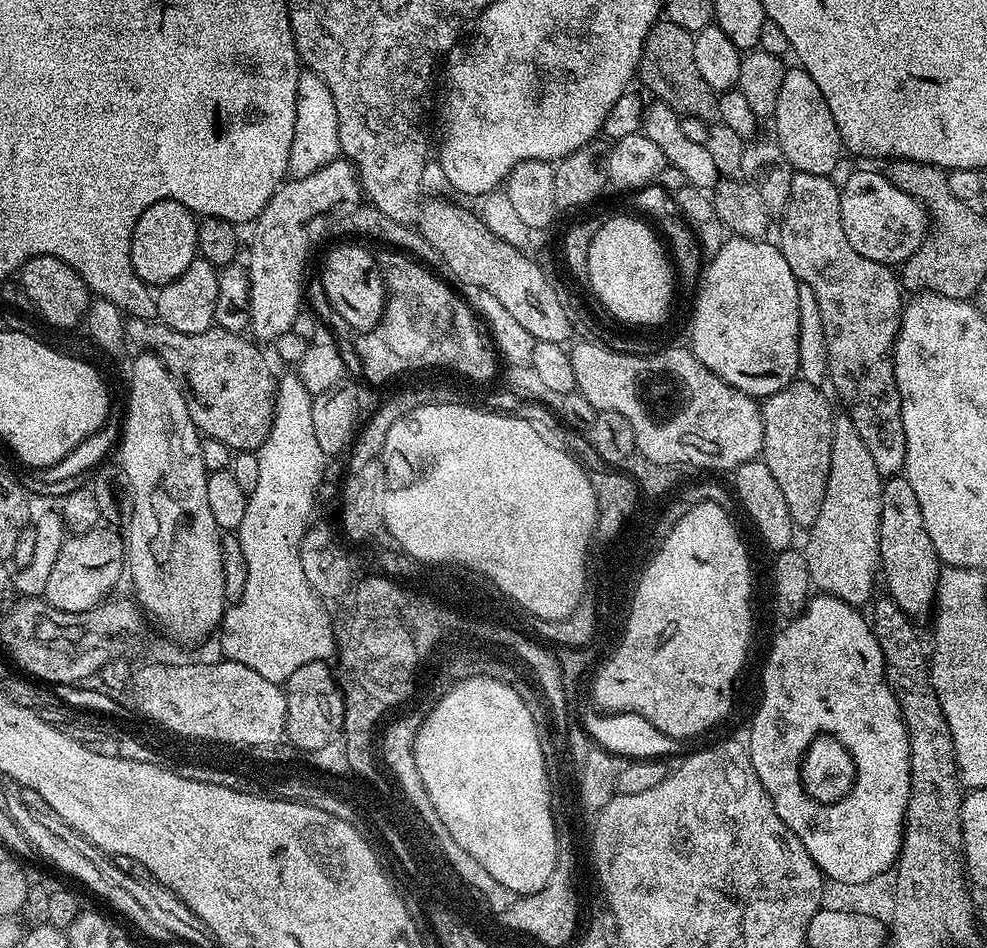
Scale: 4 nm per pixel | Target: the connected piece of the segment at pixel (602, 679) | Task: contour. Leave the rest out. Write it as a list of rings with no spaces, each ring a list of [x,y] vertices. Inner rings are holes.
[[[702,501],[698,504],[691,505],[688,512],[684,513],[678,524],[674,526],[670,532],[663,537],[661,542],[662,551],[660,551],[660,557],[652,563],[652,568],[646,569],[646,577],[644,584],[638,586],[638,594],[636,595],[636,608],[633,610],[630,616],[630,627],[628,630],[628,640],[623,640],[620,648],[620,656],[609,658],[605,661],[605,665],[601,668],[600,673],[596,676],[596,681],[592,684],[592,696],[596,699],[595,707],[605,712],[637,712],[642,718],[646,718],[646,722],[650,722],[654,726],[658,726],[658,730],[662,730],[668,736],[675,736],[677,738],[683,738],[687,732],[704,732],[707,728],[712,728],[728,711],[732,708],[732,687],[736,684],[736,675],[744,668],[744,659],[748,656],[748,639],[752,636],[752,564],[748,561],[748,548],[744,545],[744,540],[740,537],[740,532],[736,529],[736,524],[731,520],[729,509],[723,508],[720,504],[715,504],[710,501]]]

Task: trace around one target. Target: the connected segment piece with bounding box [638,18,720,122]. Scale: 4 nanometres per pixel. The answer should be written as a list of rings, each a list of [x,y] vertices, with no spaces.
[[[667,18],[657,20],[642,46],[638,80],[656,95],[653,97],[659,103],[669,104],[680,116],[693,116],[712,122],[719,117],[720,102],[718,93],[709,86],[706,78],[702,78],[698,62],[694,62],[695,41],[695,35],[682,30],[682,26],[674,26],[674,22]]]

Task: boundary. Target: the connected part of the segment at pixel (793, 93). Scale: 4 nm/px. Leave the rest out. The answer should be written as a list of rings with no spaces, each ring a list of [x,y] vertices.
[[[793,66],[785,71],[782,90],[778,90],[774,123],[774,139],[782,154],[786,154],[792,169],[806,174],[831,176],[834,166],[838,166],[842,158],[838,126],[834,122],[834,114],[830,114],[830,106],[826,106],[826,98],[822,98],[822,90],[818,90],[818,82],[810,78],[805,68]]]

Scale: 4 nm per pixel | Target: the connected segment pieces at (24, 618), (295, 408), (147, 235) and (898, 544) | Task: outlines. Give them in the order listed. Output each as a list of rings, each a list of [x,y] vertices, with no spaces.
[[[24,598],[19,602],[21,604],[14,605],[12,613],[4,620],[4,644],[9,654],[16,659],[17,669],[25,668],[29,677],[49,685],[76,686],[91,681],[109,667],[114,652],[114,606],[105,606],[103,603],[88,612],[63,612],[50,606],[43,598]]]
[[[289,374],[289,376],[281,375],[279,377],[276,386],[276,409],[274,410],[274,418],[270,426],[270,434],[266,438],[263,446],[258,450],[256,457],[255,465],[258,470],[258,482],[254,486],[254,490],[248,493],[246,514],[242,517],[242,522],[238,529],[242,554],[246,557],[246,590],[242,590],[242,598],[235,601],[235,603],[225,611],[222,627],[218,632],[218,637],[220,636],[220,648],[224,651],[221,653],[223,653],[227,659],[238,662],[242,666],[249,667],[253,670],[253,677],[259,678],[269,685],[283,685],[290,678],[290,674],[294,674],[296,670],[302,670],[302,666],[306,666],[310,662],[318,662],[319,660],[325,662],[331,661],[334,653],[337,651],[337,629],[332,629],[331,624],[326,622],[325,610],[316,608],[318,597],[316,591],[310,586],[310,582],[306,582],[306,574],[302,570],[302,554],[300,553],[302,550],[302,538],[308,533],[310,527],[310,521],[308,521],[308,519],[312,516],[312,507],[318,504],[320,482],[324,479],[324,473],[326,471],[326,465],[324,465],[324,463],[326,463],[326,457],[321,447],[318,446],[318,441],[314,434],[313,415],[311,413],[312,402],[313,396],[308,393],[306,386],[302,386],[299,376]]]
[[[173,200],[154,202],[138,218],[132,235],[130,254],[136,277],[149,286],[163,286],[186,274],[186,266],[198,259],[196,246],[197,217],[186,206]]]
[[[897,474],[884,480],[882,490],[882,518],[880,519],[880,568],[882,584],[888,587],[890,598],[896,605],[913,618],[919,618],[933,611],[936,602],[936,588],[940,584],[942,561],[934,550],[934,542],[930,542],[930,534],[926,534],[926,522],[922,522],[922,506],[918,506],[918,498],[910,487],[910,482],[903,474]]]

